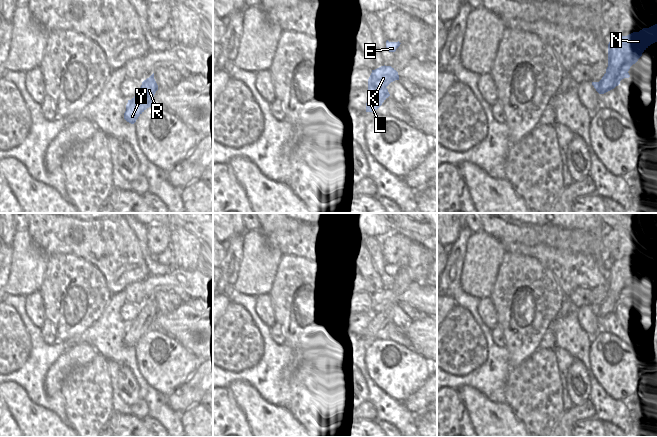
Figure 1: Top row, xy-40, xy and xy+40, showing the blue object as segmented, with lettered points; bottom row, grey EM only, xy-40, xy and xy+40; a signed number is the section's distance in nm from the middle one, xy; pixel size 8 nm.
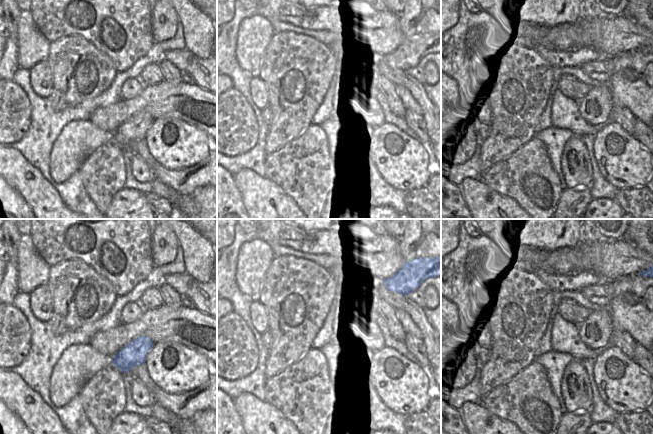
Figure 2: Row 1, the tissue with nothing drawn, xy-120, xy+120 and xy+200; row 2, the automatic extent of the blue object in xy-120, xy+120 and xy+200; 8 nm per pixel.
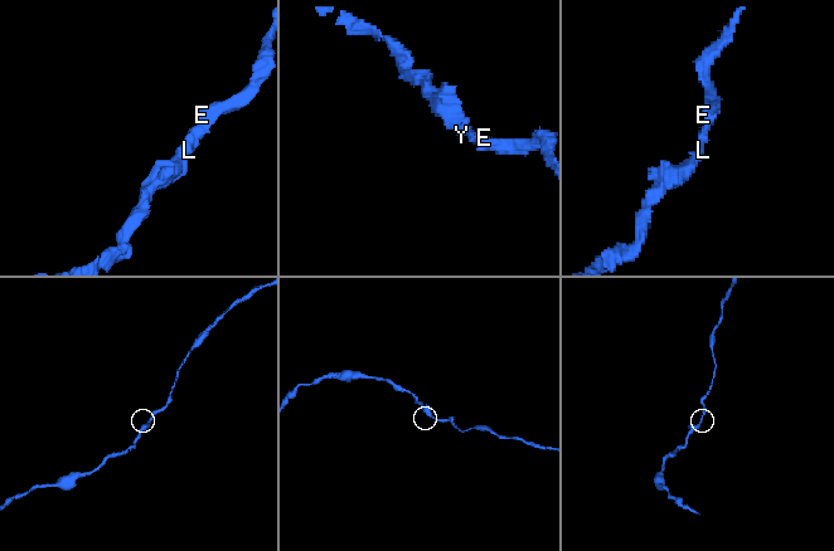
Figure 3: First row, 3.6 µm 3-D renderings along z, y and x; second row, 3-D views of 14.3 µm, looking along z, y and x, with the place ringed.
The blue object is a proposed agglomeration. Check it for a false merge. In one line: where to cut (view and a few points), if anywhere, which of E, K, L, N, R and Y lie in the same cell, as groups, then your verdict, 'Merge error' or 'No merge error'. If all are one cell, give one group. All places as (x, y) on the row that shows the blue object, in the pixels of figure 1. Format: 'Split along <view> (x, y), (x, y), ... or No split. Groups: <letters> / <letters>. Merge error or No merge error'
No split. Groups: E K L N R Y. No merge error.

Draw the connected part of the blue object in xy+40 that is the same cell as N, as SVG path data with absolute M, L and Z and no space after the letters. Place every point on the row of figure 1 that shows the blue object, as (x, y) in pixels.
M657 24L627 36L610 38L606 73L599 82L592 82L596 91L604 94L618 86L622 79L629 78L630 67L655 42L657 42Z

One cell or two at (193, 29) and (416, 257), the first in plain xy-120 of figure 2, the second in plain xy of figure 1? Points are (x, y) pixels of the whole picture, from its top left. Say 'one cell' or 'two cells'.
one cell

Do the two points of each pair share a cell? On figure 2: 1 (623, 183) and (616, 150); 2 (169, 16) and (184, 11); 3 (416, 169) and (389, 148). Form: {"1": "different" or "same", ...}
{"1": "same", "2": "different", "3": "same"}

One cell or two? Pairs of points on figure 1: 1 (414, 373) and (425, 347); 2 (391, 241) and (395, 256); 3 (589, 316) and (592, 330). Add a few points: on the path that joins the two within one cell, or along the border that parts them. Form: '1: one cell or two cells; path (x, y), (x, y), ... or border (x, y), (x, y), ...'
1: two cells; border (413, 349), (426, 360)
2: one cell; path (394, 245), (395, 252)
3: one cell; path (589, 319), (591, 327)

